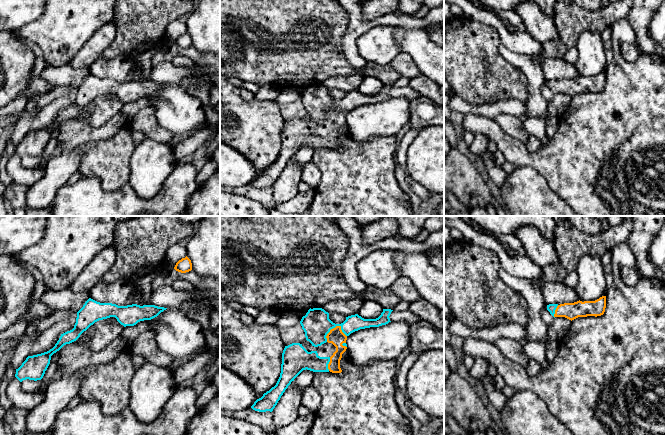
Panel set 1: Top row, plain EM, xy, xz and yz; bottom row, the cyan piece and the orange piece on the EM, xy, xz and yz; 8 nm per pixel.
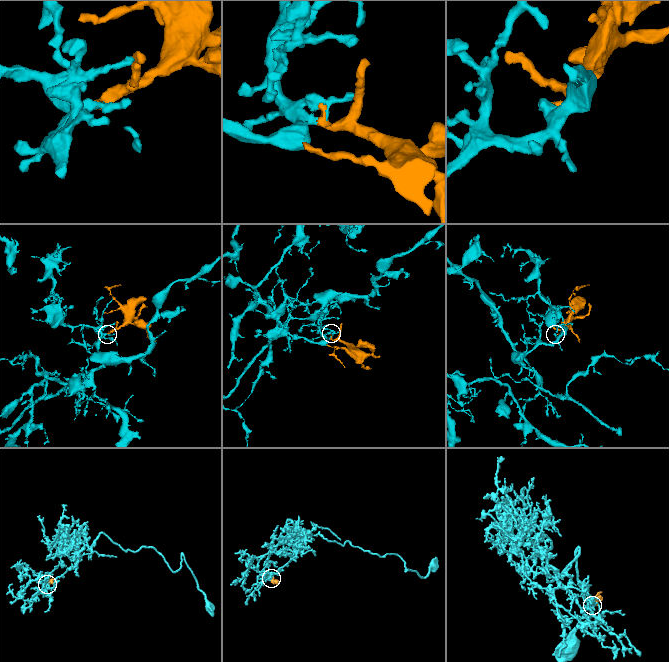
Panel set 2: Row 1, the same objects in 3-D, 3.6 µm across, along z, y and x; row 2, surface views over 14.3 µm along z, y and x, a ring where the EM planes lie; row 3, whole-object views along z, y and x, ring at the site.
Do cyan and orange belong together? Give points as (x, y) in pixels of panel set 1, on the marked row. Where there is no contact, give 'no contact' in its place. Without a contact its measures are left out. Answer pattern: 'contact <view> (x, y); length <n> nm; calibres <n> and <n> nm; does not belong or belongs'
contact xz (329, 331); length 180 nm; calibres 220 and 120 nm; belongs

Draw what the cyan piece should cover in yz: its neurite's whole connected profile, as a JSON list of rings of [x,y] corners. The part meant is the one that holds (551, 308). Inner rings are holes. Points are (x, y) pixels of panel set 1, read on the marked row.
[[[606,296],[595,301],[577,301],[574,303],[549,304],[547,310],[553,317],[565,317],[574,320],[578,317],[601,316],[606,308]]]

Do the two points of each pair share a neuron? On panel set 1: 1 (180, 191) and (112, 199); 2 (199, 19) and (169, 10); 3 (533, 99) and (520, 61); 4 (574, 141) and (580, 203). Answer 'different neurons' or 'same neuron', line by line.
1: same neuron
2: different neurons
3: same neuron
4: same neuron

